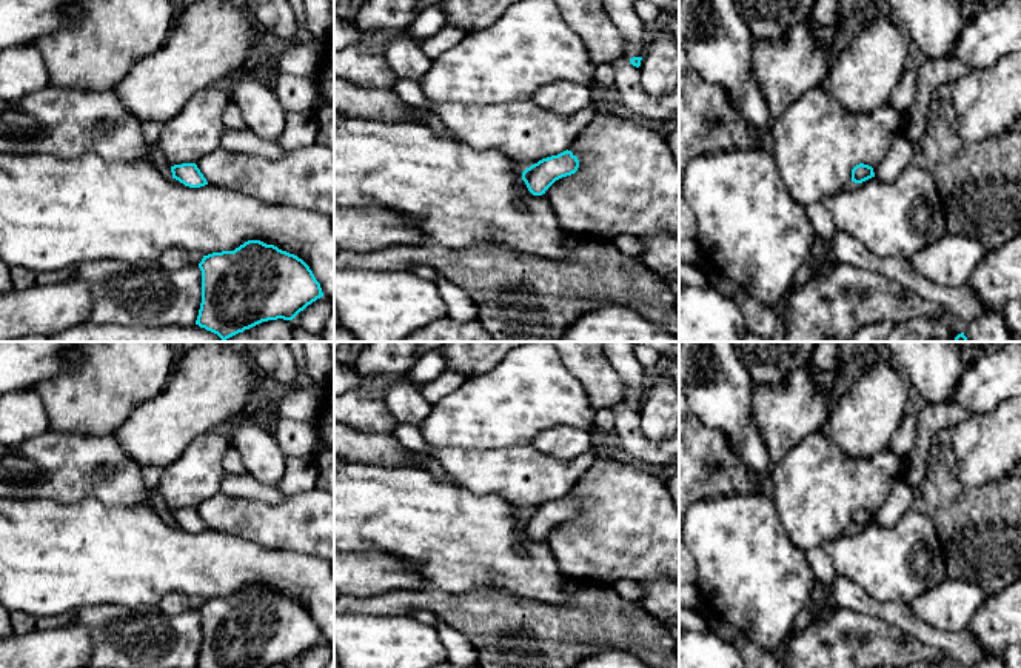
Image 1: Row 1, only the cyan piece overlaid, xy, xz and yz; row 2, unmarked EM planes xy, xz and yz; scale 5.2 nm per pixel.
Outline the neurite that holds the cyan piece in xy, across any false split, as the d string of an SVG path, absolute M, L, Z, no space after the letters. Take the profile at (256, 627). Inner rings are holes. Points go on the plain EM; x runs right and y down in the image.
M260 585L203 600L199 613L202 648L196 668L293 665L323 642L302 603Z

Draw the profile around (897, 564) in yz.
M907 511L895 525L875 522L855 528L824 545L835 573L861 586L878 602L910 603L947 579L944 549L933 522L918 511Z

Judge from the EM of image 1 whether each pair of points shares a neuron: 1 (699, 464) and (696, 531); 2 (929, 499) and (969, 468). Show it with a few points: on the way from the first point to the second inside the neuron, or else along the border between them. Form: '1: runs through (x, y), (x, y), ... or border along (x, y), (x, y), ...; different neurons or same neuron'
1: border along (733, 494), (699, 499), (695, 504); different neurons
2: border along (950, 440), (955, 474), (966, 487), (994, 480); different neurons

